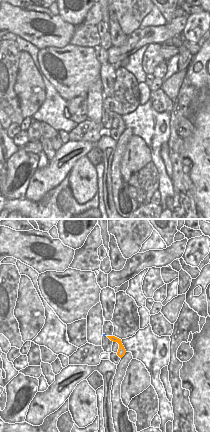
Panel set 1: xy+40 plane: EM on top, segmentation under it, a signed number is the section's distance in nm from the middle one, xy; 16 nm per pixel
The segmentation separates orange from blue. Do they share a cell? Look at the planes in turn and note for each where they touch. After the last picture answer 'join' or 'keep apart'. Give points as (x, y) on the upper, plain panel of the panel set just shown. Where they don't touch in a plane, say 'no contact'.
no contact

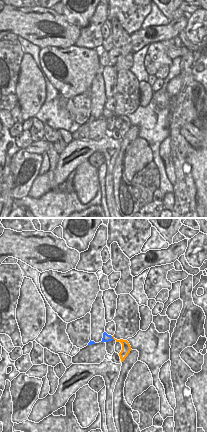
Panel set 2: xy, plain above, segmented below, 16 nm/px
contact (113, 114)

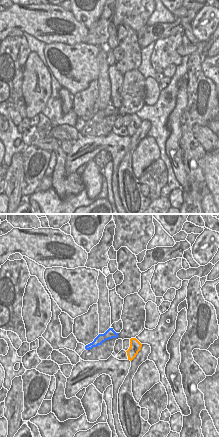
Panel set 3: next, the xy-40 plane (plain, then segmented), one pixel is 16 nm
no contact

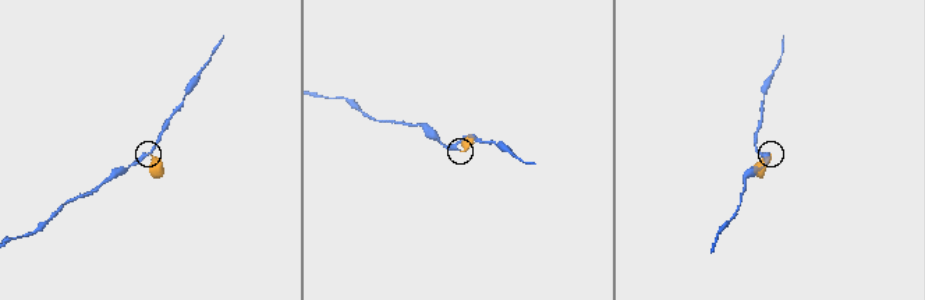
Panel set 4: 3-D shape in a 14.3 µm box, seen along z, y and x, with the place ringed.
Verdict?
join

